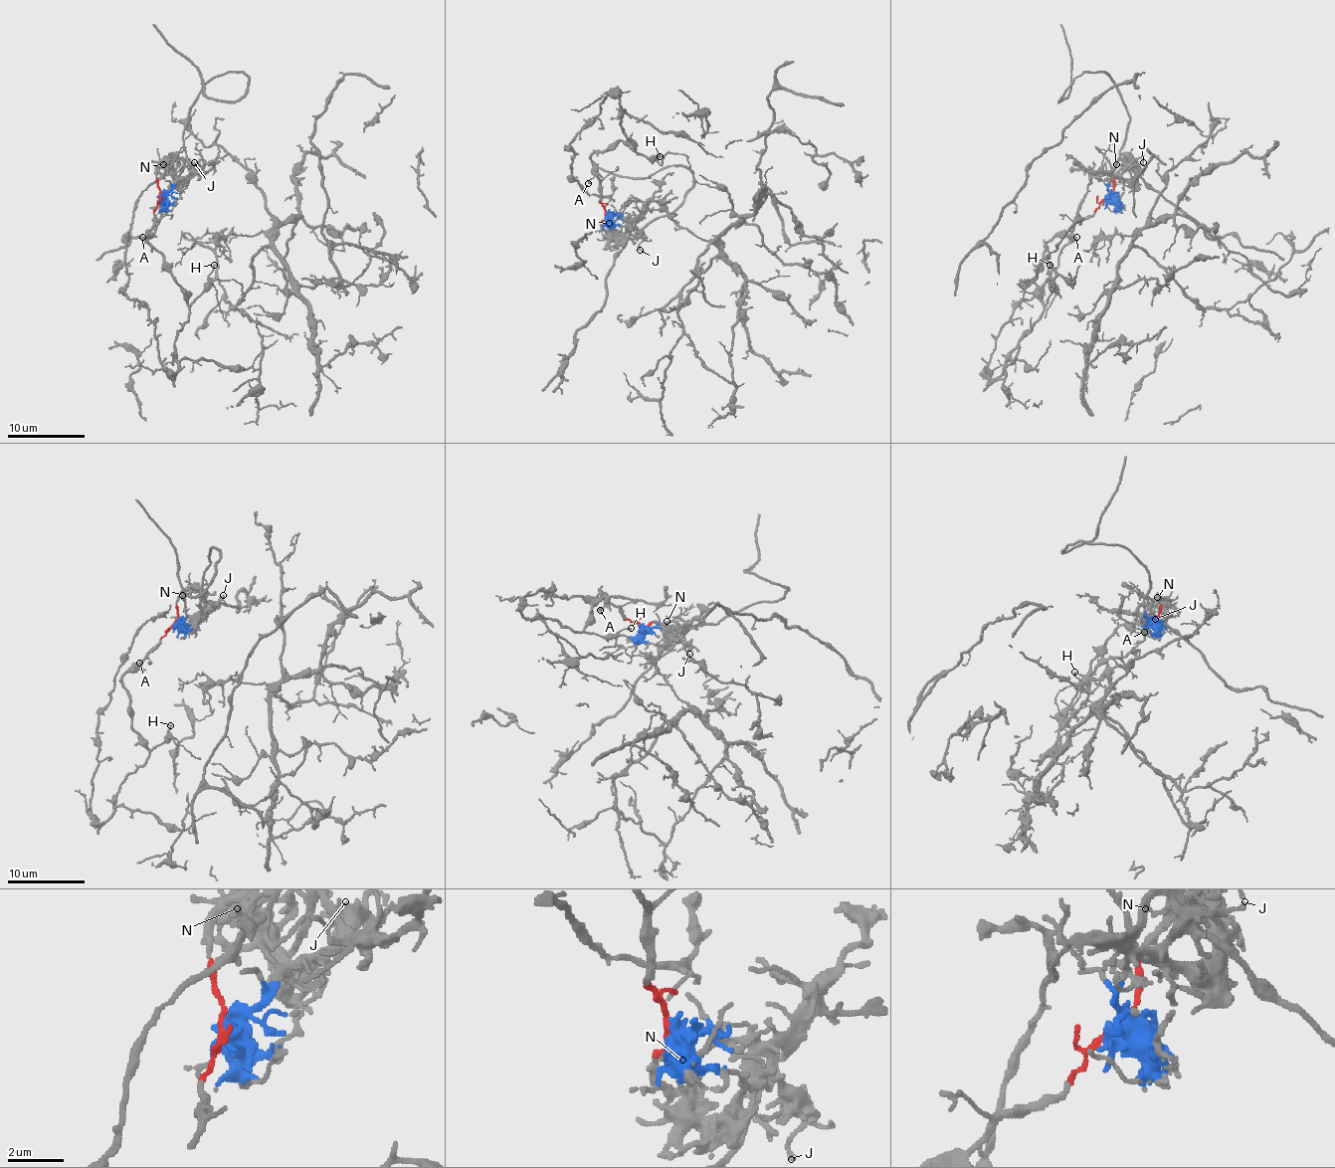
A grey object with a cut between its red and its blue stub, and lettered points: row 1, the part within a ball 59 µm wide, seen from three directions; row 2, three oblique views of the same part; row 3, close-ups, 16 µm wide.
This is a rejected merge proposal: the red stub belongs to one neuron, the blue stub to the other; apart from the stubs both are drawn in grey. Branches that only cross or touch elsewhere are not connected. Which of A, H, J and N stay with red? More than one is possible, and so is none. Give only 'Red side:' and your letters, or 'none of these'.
Red side: A, H

